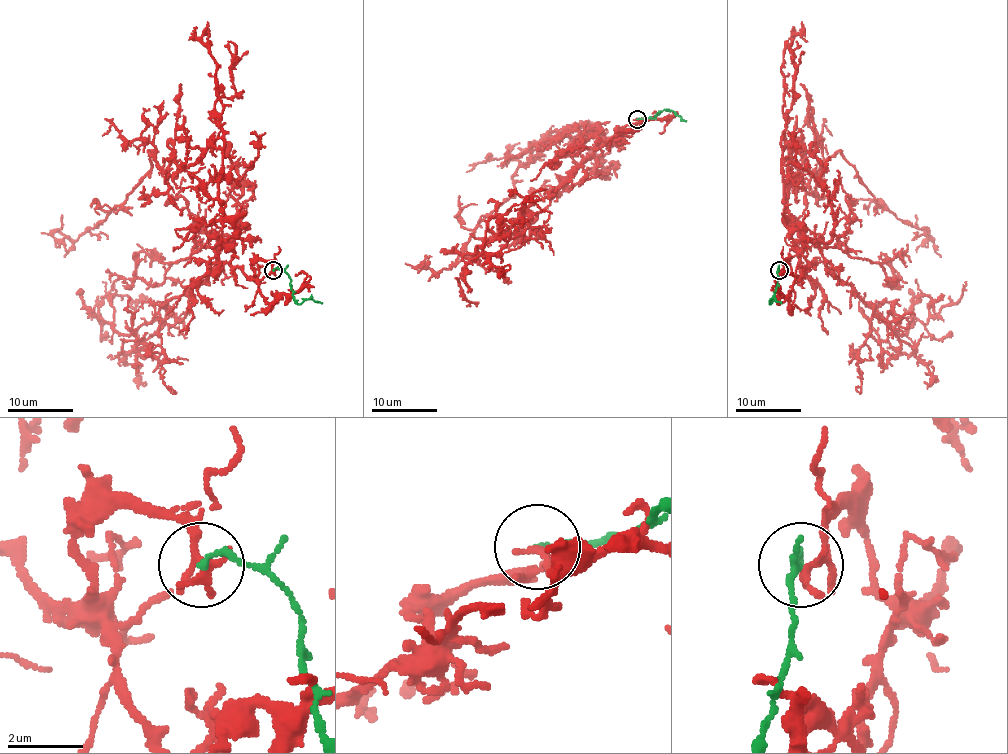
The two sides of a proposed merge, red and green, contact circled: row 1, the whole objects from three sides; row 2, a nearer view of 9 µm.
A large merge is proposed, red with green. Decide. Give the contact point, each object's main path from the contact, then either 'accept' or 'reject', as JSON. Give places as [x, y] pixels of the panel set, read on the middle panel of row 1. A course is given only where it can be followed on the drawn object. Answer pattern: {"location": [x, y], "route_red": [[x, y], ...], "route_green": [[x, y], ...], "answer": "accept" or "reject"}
{"location": [637, 119], "route_red": [[637, 120], [594, 148], [597, 127], [566, 127], [522, 164], [515, 193], [449, 268], [421, 267], [426, 255]], "route_green": [[637, 118], [672, 110], [686, 122]], "answer": "reject"}

